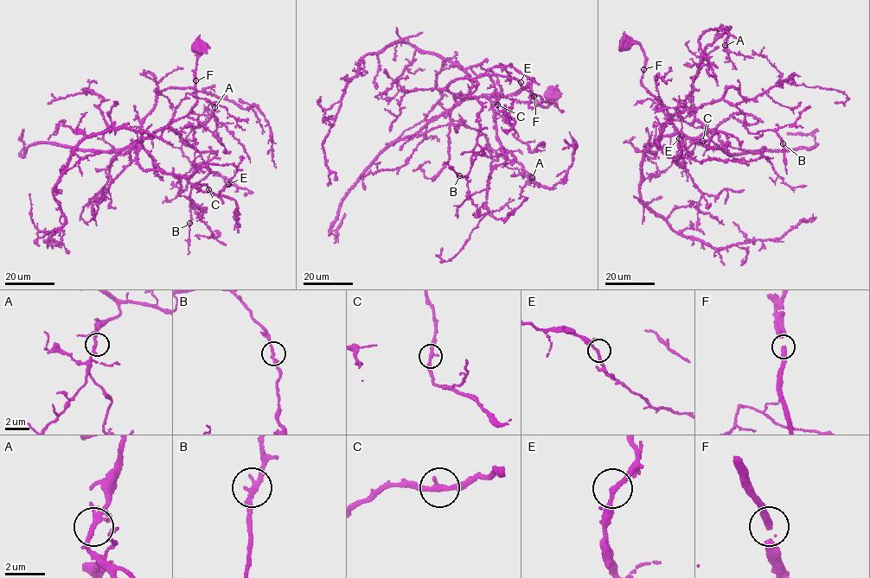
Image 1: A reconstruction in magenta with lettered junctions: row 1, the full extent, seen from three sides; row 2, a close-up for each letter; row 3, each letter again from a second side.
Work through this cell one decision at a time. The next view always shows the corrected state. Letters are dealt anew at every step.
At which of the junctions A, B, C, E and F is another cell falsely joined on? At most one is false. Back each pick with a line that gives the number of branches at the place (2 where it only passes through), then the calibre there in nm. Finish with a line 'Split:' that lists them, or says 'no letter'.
Split: no letter

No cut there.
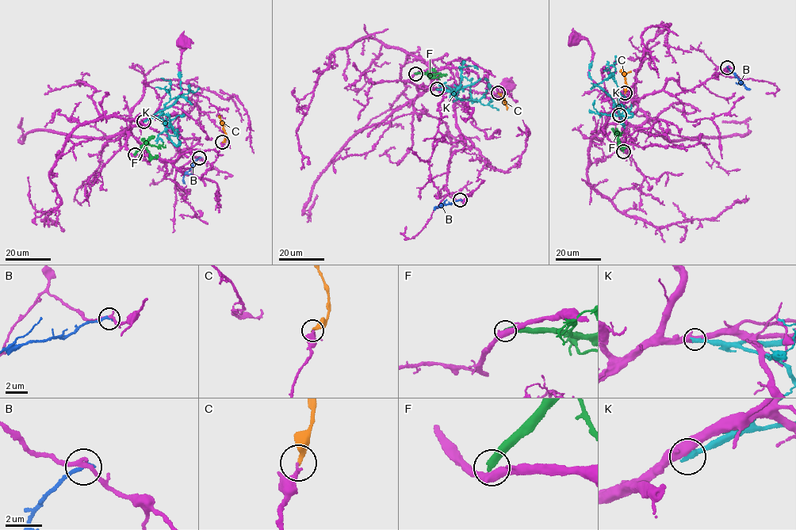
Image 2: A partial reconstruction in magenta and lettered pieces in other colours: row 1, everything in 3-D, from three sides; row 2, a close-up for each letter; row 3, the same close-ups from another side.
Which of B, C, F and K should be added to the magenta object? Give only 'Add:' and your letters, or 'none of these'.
Add: none of these

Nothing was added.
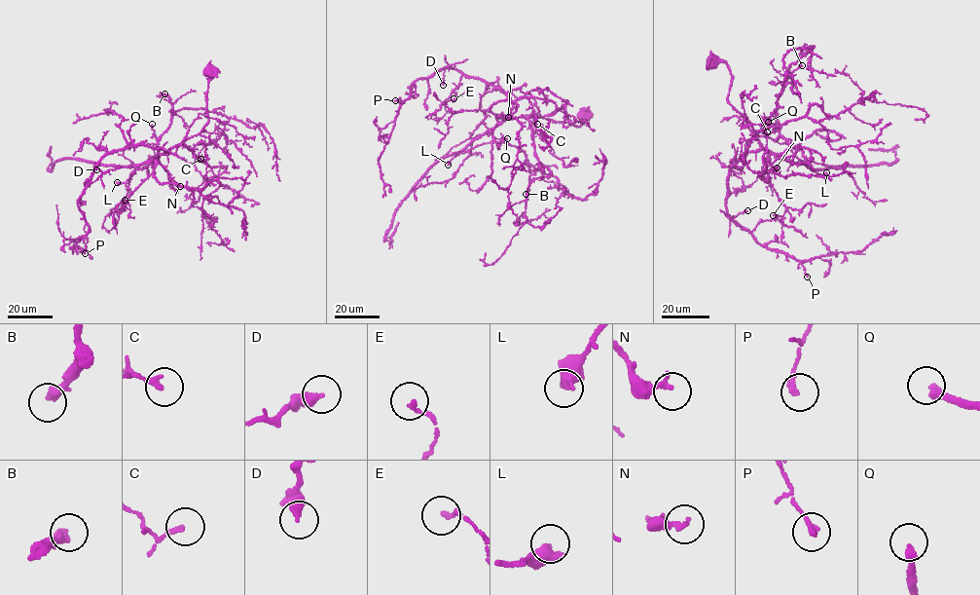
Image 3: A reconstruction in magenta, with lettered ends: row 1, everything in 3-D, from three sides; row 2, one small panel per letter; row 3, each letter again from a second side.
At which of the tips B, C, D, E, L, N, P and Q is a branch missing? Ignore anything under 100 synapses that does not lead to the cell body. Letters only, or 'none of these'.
B, Q

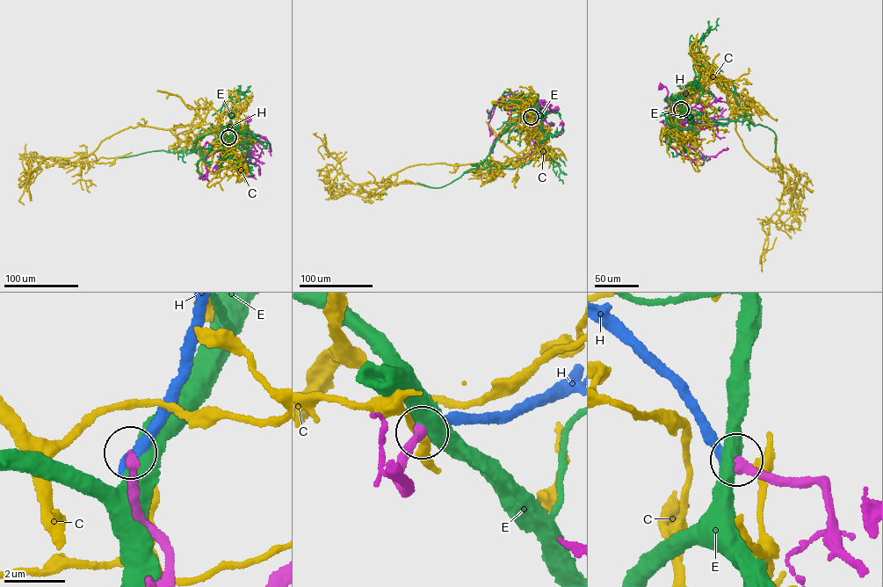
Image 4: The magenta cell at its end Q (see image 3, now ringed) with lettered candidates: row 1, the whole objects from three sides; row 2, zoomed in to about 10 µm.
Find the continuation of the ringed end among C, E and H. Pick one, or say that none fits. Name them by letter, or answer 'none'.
none

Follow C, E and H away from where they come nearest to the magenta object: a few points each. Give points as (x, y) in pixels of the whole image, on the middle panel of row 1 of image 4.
C: (531, 117), (524, 116), (528, 143), (512, 163), (416, 164), (383, 182), (362, 184), (342, 172), (316, 133)
E: (531, 117), (527, 115), (509, 126), (477, 168), (464, 171), (451, 183), (436, 188), (416, 183)
H: (531, 116), (536, 116), (533, 132)

